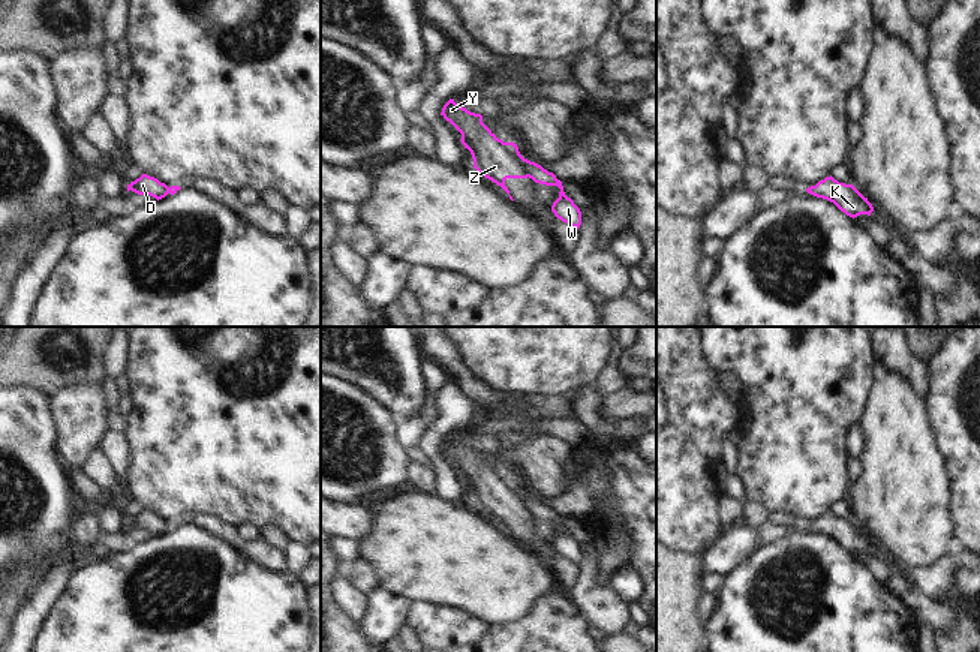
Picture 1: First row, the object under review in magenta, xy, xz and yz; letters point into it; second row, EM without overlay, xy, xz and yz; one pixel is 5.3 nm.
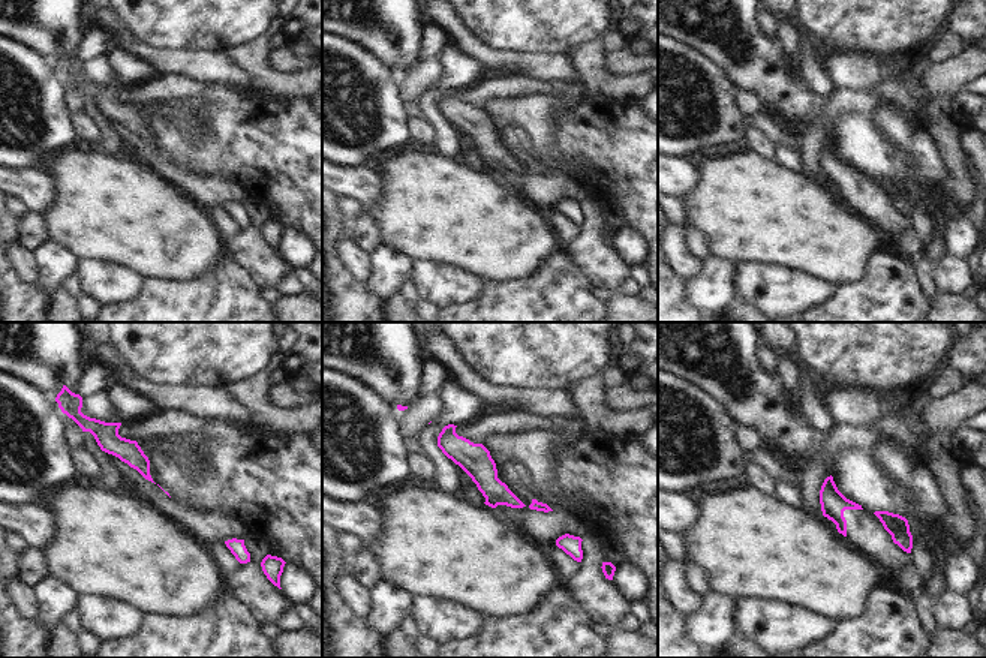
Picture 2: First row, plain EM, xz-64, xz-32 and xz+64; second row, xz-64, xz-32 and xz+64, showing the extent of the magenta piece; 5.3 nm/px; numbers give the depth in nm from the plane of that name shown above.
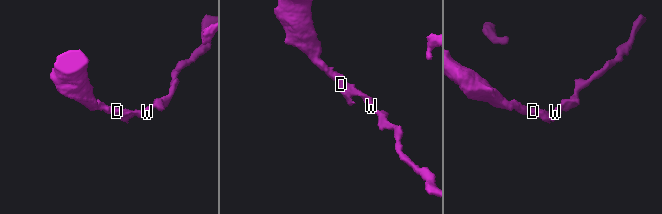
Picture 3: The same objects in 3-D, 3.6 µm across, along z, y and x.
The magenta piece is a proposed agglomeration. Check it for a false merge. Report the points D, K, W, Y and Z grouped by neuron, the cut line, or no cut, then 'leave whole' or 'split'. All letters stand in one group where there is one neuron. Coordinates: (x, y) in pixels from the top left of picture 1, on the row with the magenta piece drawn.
D K Y Z / W | xz (504, 143), (504, 149), (528, 176) | split

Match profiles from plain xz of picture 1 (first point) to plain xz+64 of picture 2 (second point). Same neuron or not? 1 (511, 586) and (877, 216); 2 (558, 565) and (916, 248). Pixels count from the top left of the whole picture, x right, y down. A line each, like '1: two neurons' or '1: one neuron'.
1: two neurons
2: one neuron

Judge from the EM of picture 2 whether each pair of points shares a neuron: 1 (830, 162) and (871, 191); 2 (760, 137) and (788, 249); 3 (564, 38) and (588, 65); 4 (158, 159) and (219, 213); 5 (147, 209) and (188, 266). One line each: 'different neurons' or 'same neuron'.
1: same neuron
2: different neurons
3: different neurons
4: different neurons
5: same neuron

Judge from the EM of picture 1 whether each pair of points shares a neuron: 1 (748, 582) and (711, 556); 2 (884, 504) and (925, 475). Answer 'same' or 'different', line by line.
1: different
2: same

